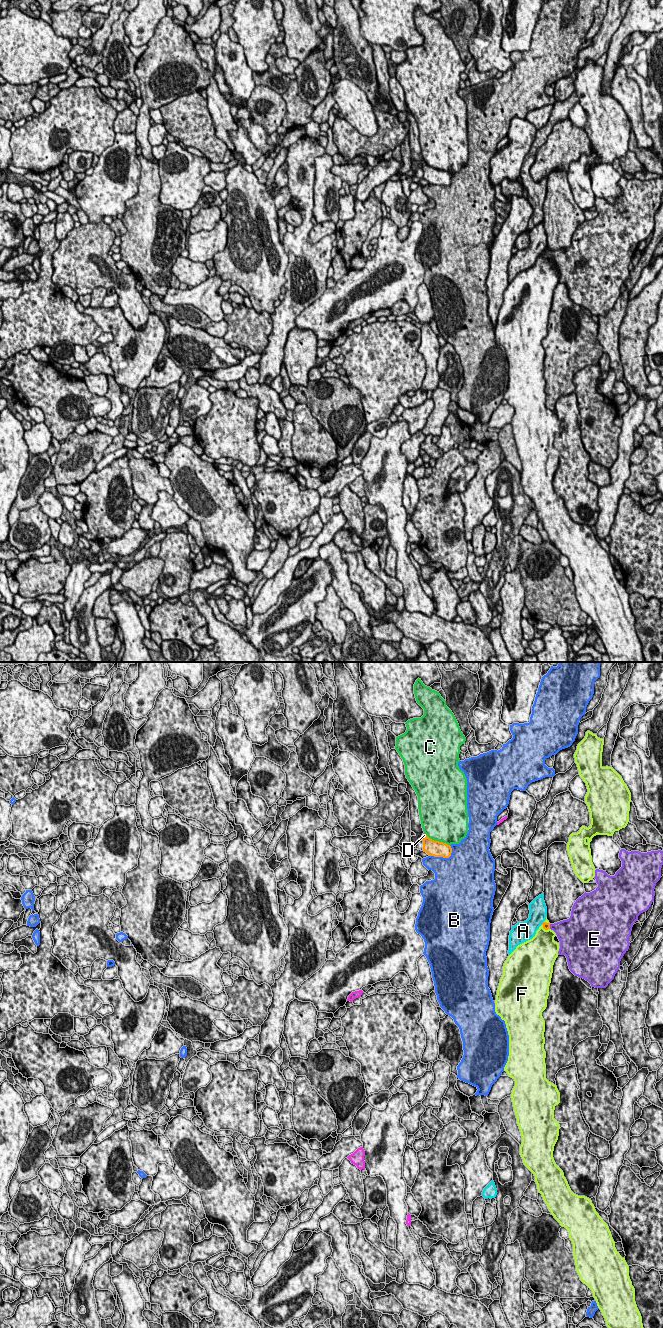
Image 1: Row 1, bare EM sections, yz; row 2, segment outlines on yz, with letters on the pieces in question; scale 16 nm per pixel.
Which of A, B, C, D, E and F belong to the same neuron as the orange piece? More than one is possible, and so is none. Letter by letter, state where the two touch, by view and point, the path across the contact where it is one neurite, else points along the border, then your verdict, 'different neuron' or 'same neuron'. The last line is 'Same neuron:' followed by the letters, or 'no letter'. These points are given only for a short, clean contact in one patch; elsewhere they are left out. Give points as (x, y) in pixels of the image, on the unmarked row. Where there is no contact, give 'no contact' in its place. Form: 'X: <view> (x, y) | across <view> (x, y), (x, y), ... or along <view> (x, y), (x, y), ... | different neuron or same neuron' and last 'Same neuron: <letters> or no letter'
A: yz (542, 251) | different neuron
B: yz (443, 185) | different neuron
C: yz (438, 169) | different neuron
D: yz (425, 165) | different neuron
E: yz (549, 254) | across yz (546, 254), (549, 254), (564, 258) | same neuron
F: yz (545, 257) | different neuron
Same neuron: E

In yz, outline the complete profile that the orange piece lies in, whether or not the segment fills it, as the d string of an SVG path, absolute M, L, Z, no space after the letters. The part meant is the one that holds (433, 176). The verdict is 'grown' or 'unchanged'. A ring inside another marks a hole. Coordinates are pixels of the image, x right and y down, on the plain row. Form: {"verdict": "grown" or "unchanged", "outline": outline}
{"verdict": "unchanged", "outline": "M427 163L423 169L423 179L426 180L429 184L434 185L443 185L443 186L449 186L452 181L452 176L450 173L434 169L430 167Z"}

